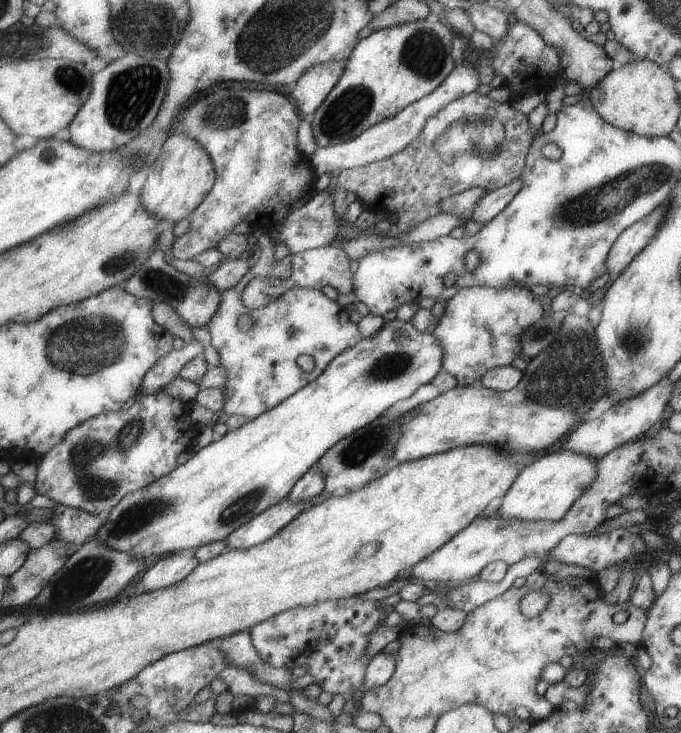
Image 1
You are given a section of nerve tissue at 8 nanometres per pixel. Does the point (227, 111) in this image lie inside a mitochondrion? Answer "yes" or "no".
yes

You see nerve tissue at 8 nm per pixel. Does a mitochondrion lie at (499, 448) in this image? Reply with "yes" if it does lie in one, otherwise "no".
no

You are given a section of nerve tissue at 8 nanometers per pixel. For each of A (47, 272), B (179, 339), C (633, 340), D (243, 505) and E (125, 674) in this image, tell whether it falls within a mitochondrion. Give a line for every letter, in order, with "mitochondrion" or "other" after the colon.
A: other
B: other
C: mitochondrion
D: mitochondrion
E: other

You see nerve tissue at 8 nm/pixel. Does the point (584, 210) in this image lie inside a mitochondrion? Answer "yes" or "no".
yes

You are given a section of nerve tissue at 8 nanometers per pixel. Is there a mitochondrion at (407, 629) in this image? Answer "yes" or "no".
no

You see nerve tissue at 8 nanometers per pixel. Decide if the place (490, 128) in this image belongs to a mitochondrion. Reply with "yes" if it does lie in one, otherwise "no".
yes

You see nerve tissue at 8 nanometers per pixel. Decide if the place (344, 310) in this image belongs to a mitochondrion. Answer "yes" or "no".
no

